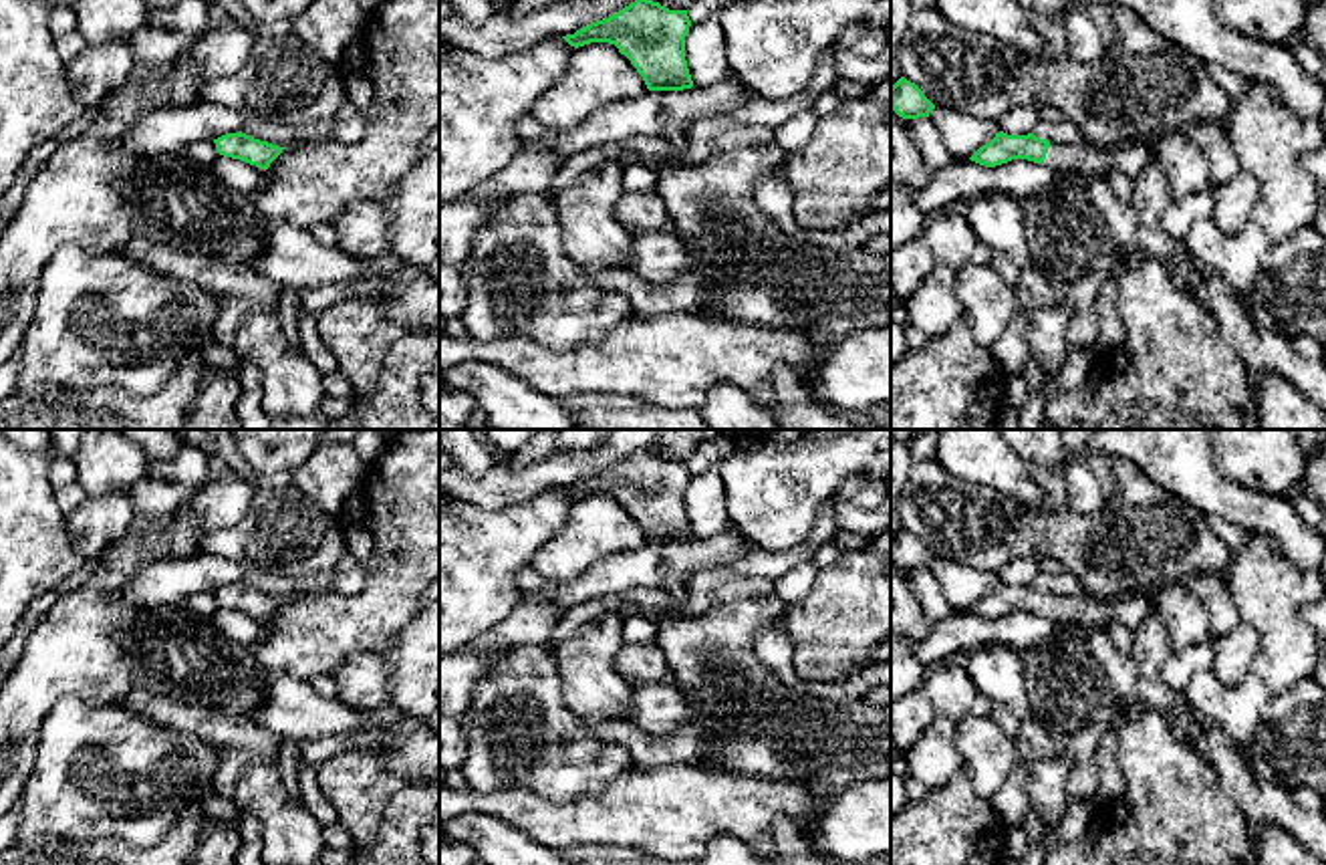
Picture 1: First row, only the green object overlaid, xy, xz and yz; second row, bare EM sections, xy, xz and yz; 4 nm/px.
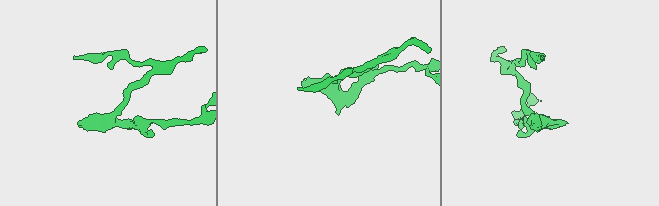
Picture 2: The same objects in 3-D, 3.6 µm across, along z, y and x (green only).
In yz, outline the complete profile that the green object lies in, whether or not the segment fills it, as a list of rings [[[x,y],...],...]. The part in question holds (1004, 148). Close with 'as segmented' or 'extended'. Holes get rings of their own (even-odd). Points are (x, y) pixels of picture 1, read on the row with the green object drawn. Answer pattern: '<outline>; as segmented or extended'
[[[1000,131],[969,159],[987,167],[996,167],[1012,159],[1028,159],[1050,169],[1076,171],[1092,177],[1110,177],[1114,173],[1124,173],[1137,181],[1157,159],[1157,151],[1153,143],[1145,141],[1096,149],[1084,141],[1050,143],[1036,137],[1034,133],[1008,135]]]; extended

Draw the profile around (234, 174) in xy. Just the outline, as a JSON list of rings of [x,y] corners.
[[[224,155],[214,161],[212,169],[226,188],[244,196],[252,196],[266,181],[264,169]]]

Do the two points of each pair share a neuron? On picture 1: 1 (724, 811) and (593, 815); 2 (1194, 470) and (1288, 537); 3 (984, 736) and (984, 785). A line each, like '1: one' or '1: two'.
1: one
2: one
3: one

